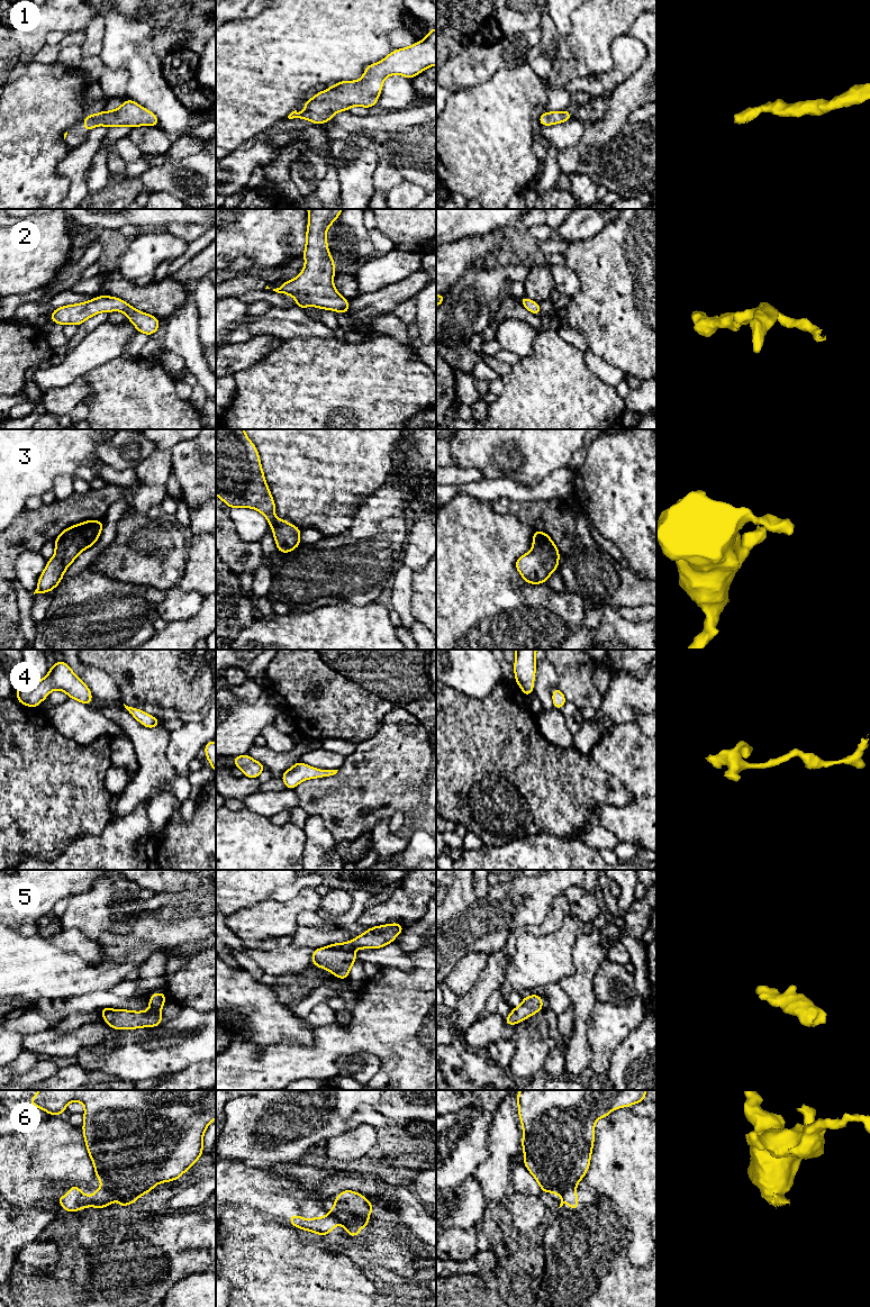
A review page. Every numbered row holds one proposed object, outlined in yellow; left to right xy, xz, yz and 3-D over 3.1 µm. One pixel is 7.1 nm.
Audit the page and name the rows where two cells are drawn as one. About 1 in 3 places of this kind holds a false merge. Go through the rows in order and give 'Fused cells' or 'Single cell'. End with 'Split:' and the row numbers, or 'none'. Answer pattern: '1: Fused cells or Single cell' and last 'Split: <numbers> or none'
1: Single cell
2: Single cell
3: Single cell
4: Single cell
5: Single cell
6: Fused cells
Split: 6

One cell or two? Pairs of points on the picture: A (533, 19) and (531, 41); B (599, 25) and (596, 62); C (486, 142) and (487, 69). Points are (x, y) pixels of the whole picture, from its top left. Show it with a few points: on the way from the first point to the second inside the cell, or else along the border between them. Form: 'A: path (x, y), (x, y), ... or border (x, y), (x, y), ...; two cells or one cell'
A: border (540, 25), (507, 38); two cells
B: path (596, 34), (596, 53); one cell
C: border (510, 66), (497, 70), (485, 81); two cells

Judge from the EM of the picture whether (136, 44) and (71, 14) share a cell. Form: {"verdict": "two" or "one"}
{"verdict": "two"}

